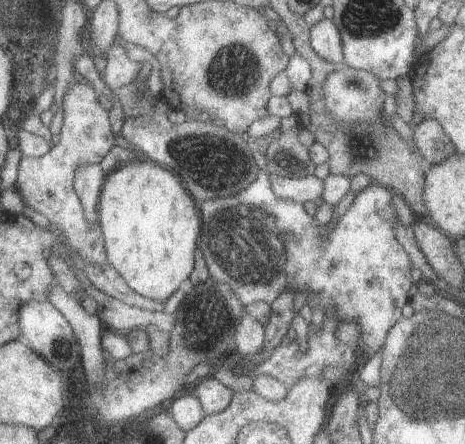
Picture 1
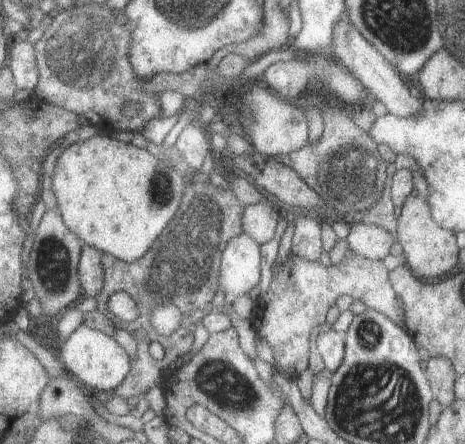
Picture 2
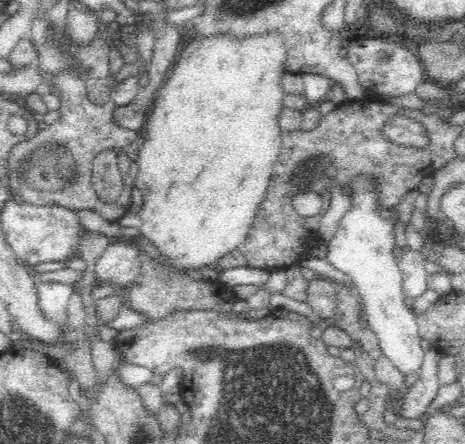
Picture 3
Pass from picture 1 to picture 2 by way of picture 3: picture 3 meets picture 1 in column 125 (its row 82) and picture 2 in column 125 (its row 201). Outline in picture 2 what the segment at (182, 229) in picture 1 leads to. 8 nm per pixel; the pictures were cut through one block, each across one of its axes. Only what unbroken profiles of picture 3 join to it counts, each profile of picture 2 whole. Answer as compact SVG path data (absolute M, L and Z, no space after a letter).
M93 136L87 142L71 146L59 158L53 174L53 190L67 228L71 228L87 246L97 248L101 254L111 254L127 264L145 258L151 248L155 248L153 244L161 240L159 236L177 214L183 194L187 194L193 184L195 180L185 178L179 162L153 156L147 148L137 148L107 136Z

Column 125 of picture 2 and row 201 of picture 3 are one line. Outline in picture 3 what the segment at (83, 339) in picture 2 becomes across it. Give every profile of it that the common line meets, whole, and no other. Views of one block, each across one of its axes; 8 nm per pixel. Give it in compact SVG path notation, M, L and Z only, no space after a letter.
M356 174L346 188L350 196L350 208L344 212L336 236L328 244L326 260L344 276L350 278L354 288L358 290L364 312L368 316L368 326L378 338L380 350L392 364L404 372L420 372L424 364L422 340L418 332L418 322L414 320L414 310L406 302L404 296L404 280L402 270L396 262L398 246L394 238L394 224L396 218L382 218L380 216L380 186L378 180L370 174Z

